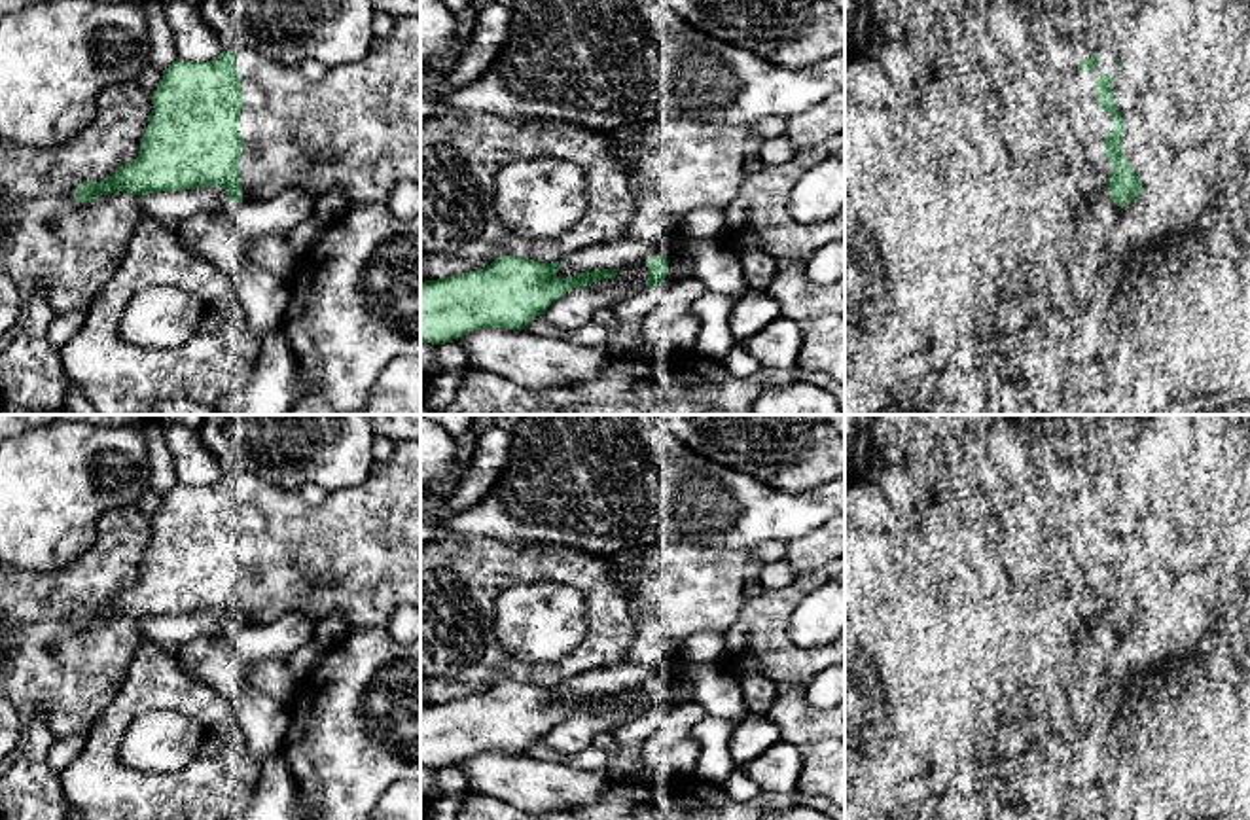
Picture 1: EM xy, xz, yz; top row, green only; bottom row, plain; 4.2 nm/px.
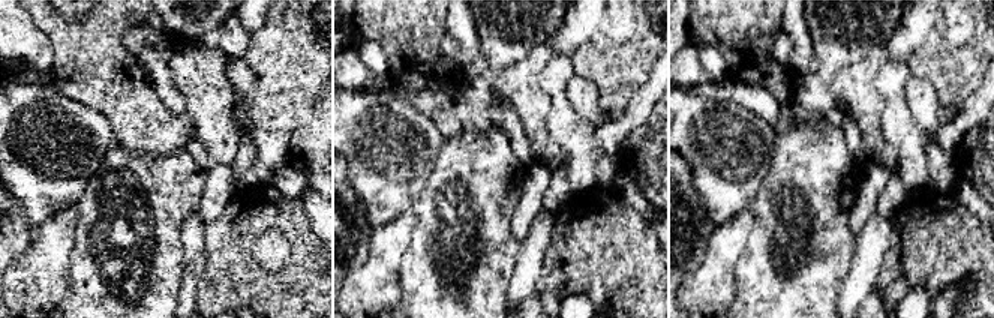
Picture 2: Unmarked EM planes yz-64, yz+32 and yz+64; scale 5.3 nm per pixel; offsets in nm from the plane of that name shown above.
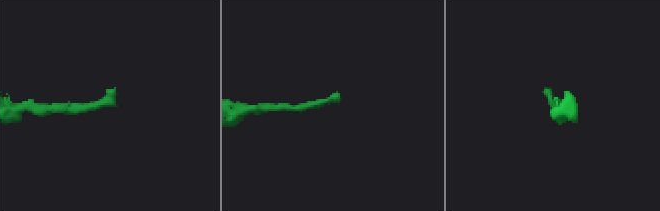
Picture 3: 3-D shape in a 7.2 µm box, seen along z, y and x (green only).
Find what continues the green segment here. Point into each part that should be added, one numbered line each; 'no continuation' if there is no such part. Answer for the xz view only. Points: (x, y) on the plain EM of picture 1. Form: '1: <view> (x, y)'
1: xz (677, 692)

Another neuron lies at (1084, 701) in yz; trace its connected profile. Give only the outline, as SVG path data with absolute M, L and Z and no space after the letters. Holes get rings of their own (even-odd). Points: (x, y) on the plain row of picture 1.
M1104 619L1093 623L1091 638L1093 646L1089 665L1078 676L1068 697L1072 720L1080 727L1081 735L1089 731L1102 716L1100 693L1104 687L1104 667L1116 644L1121 640L1121 631L1117 631L1110 619Z

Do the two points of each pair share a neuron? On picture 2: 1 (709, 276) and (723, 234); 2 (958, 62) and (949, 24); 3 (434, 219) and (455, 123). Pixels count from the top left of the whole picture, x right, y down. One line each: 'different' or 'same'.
1: same
2: different
3: different

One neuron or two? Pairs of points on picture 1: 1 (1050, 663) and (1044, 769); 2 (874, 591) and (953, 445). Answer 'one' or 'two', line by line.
1: one
2: two

